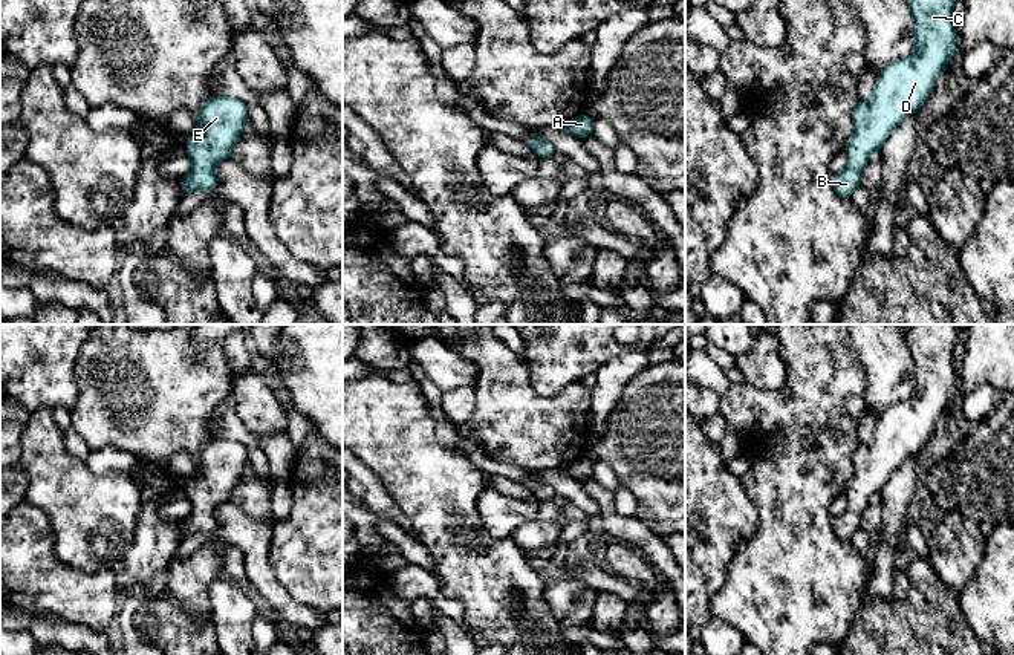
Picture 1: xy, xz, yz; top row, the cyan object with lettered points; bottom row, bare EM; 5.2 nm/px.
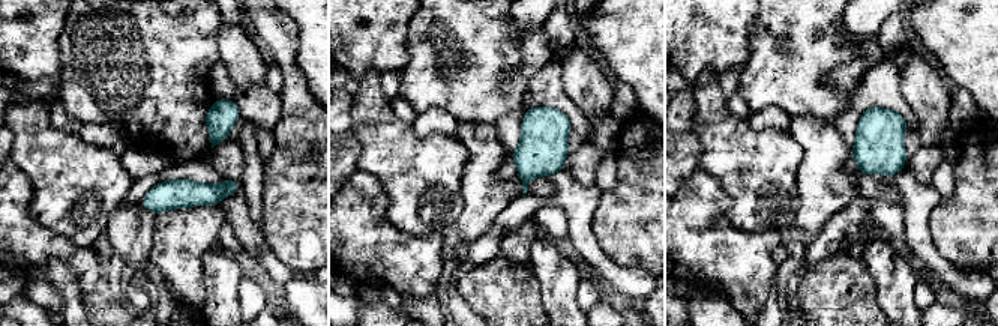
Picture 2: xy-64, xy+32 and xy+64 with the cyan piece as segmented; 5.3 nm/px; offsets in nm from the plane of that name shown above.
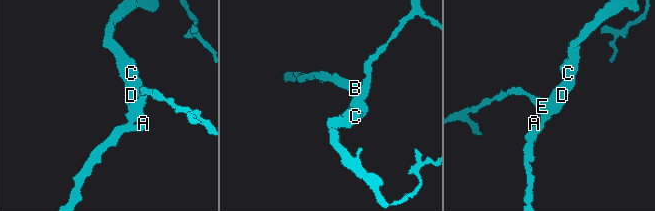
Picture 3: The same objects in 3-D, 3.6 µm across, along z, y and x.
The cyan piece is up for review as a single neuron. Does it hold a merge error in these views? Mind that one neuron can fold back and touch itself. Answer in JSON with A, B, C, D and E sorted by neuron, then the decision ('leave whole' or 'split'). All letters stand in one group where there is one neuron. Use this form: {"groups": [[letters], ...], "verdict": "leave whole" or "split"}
{"groups": [["A", "B", "C", "D", "E"]], "verdict": "leave whole"}

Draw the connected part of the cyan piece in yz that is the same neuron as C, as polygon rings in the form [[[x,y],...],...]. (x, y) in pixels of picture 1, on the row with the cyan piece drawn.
[[[954,0],[907,3],[915,21],[915,47],[879,72],[870,103],[860,99],[853,107],[853,130],[844,147],[849,167],[830,176],[838,197],[849,199],[860,187],[860,171],[870,153],[881,150],[907,115],[924,107],[936,78],[956,54]]]

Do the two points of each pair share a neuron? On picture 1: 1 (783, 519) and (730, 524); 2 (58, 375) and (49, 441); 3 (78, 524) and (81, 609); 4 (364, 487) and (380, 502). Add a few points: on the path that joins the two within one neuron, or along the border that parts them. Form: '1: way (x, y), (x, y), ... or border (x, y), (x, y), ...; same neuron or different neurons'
1: border (742, 488), (756, 510), (757, 528), (736, 548); different neurons
2: border (51, 407), (37, 407), (31, 413); different neurons
3: border (52, 547), (60, 560), (83, 571), (115, 568); different neurons
4: way (367, 490), (376, 499); same neuron

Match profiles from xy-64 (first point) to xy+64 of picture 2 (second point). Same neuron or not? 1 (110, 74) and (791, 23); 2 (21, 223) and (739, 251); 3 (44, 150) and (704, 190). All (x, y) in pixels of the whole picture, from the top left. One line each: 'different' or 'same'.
1: same
2: same
3: different

